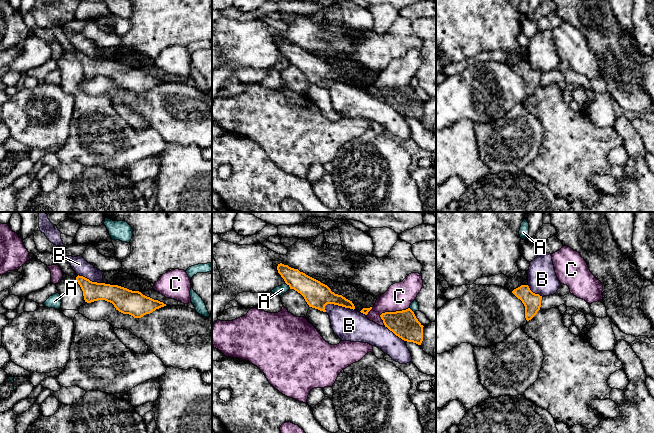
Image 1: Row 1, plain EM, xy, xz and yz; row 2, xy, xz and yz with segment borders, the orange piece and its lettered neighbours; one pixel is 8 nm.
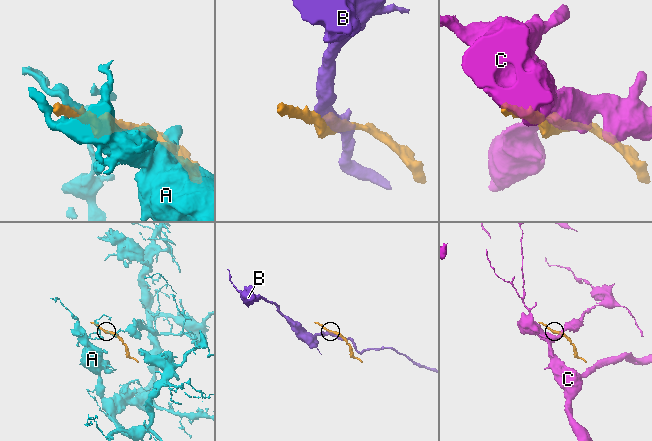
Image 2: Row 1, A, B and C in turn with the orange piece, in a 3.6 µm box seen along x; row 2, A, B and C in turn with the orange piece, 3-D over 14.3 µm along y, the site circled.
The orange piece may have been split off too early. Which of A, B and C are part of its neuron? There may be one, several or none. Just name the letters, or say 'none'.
none

